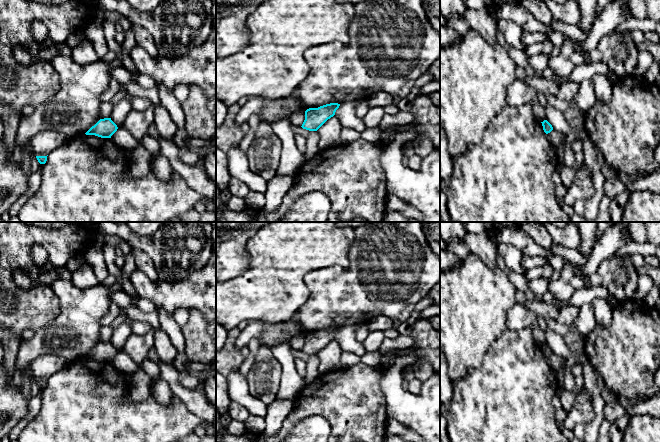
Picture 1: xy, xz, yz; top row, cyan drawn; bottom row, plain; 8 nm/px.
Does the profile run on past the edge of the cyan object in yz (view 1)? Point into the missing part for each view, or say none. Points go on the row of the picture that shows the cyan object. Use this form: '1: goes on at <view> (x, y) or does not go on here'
1: does not go on here

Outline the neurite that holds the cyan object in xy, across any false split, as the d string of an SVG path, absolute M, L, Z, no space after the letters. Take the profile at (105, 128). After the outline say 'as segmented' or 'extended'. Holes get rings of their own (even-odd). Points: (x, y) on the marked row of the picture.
M104 118L100 119L85 134L95 135L101 138L111 138L117 129L117 125L111 120L111 118Z; as segmented

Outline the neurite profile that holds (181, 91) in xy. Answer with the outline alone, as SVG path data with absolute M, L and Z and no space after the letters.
M179 84L173 89L172 92L180 100L180 102L183 102L188 95L189 87L183 85L183 84Z

